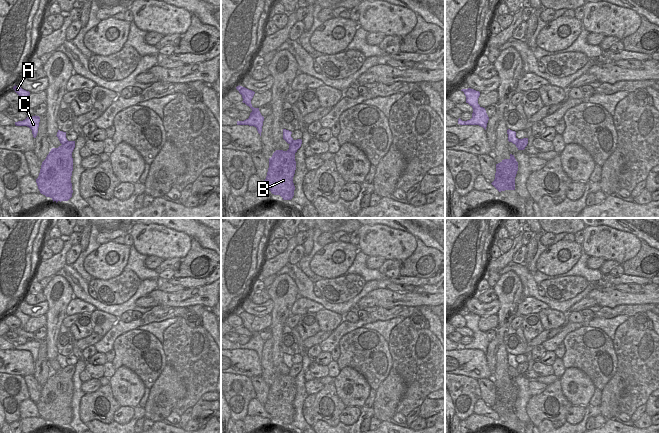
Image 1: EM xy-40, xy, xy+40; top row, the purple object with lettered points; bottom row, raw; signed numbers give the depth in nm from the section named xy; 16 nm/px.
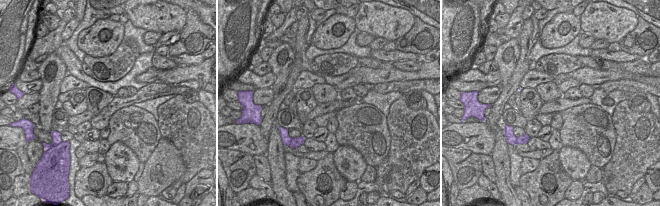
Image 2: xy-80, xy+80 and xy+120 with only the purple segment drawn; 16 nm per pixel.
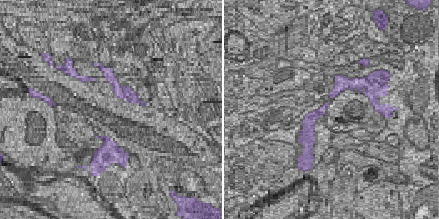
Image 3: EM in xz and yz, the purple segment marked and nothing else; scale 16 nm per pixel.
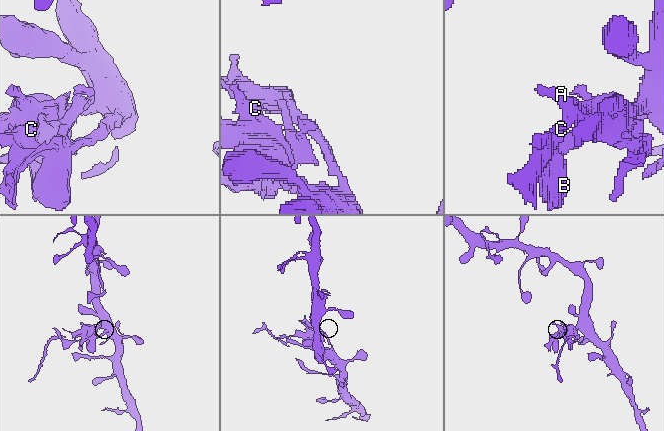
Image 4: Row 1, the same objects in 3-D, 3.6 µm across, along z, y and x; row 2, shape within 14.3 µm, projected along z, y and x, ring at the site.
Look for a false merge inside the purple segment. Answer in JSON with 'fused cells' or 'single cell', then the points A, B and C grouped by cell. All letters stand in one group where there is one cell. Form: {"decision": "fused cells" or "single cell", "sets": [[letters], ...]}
{"decision": "fused cells", "sets": [["A", "C"], ["B"]]}

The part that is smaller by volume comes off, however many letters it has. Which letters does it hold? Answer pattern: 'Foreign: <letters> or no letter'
Foreign: A, C

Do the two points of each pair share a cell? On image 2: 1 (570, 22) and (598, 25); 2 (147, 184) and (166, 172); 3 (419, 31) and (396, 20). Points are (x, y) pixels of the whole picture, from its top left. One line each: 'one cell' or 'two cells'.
1: two cells
2: one cell
3: two cells

